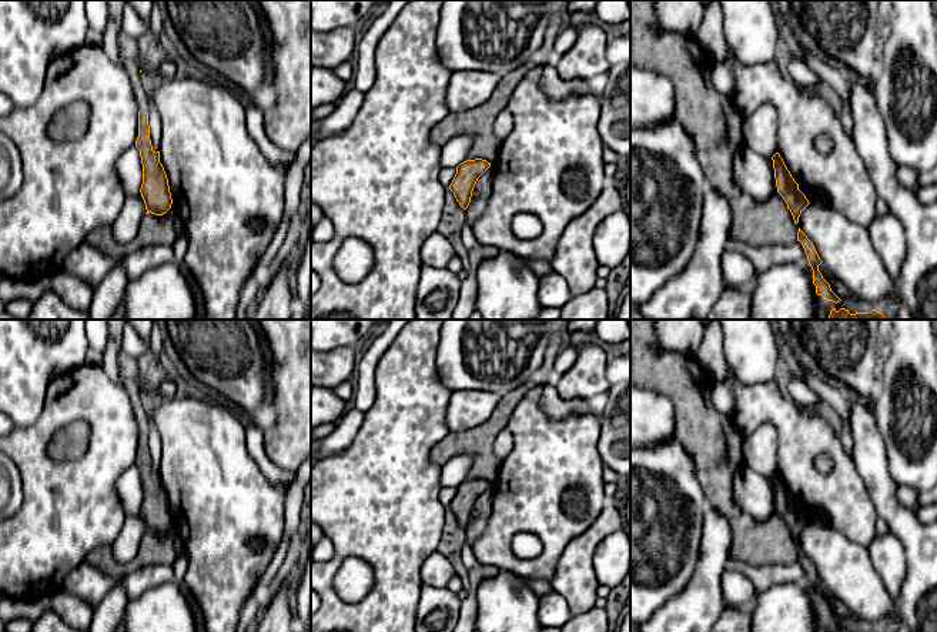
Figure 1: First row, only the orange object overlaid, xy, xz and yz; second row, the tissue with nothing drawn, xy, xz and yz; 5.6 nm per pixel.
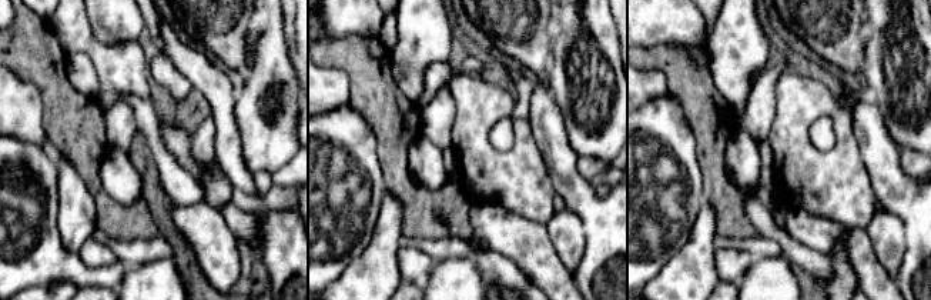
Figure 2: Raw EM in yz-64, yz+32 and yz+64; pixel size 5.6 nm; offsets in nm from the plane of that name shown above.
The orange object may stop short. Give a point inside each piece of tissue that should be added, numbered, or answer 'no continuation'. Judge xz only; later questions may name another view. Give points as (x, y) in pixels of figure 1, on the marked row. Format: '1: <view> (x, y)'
no continuation

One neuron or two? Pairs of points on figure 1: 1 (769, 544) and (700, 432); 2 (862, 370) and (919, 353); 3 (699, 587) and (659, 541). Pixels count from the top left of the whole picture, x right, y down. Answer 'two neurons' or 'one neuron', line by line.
1: one neuron
2: two neurons
3: two neurons

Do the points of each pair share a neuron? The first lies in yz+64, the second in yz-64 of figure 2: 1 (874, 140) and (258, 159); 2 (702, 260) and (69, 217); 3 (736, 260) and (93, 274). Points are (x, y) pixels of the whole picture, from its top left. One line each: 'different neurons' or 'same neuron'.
1: different neurons
2: same neuron
3: different neurons

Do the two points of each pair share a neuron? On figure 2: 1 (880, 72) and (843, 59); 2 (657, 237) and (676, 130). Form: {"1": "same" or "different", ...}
{"1": "different", "2": "same"}

